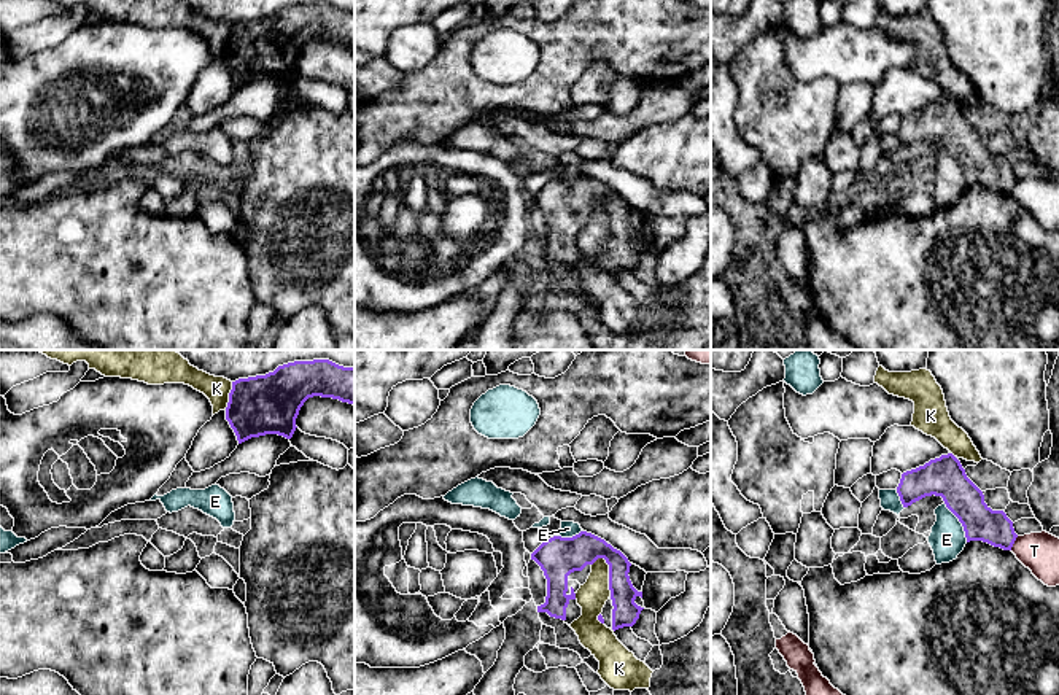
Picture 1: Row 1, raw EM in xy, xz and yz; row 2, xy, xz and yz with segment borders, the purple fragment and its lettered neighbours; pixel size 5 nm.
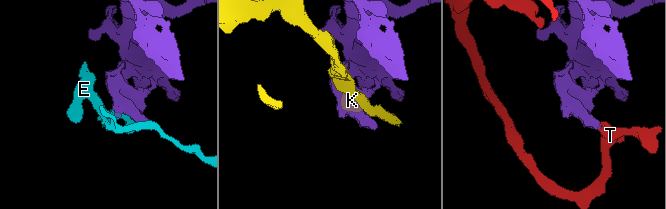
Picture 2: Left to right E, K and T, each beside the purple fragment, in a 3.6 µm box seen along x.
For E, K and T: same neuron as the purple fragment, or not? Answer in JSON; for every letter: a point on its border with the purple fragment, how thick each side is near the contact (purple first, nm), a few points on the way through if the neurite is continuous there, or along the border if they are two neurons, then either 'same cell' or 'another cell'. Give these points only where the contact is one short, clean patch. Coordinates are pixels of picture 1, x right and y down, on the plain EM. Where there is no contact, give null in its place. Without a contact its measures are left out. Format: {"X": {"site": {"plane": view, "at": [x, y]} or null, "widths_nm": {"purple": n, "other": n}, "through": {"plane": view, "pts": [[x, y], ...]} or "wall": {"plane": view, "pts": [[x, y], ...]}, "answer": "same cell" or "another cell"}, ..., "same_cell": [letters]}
{"E": {"site": {"plane": "yz", "at": [959, 164]}, "widths_nm": {"purple": 200, "other": 180}, "wall": {"plane": "yz", "pts": [[945, 147], [961, 167], [967, 185]]}, "answer": "another cell"}, "K": {"site": {"plane": "xz", "at": [609, 218]}, "widths_nm": {"purple": 190, "other": 150}, "answer": "another cell"}, "T": {"site": {"plane": "yz", "at": [1013, 186]}, "widths_nm": {"purple": 180, "other": 200}, "wall": {"plane": "yz", "pts": [[1018, 180], [1010, 193]]}, "answer": "another cell"}, "same_cell": []}

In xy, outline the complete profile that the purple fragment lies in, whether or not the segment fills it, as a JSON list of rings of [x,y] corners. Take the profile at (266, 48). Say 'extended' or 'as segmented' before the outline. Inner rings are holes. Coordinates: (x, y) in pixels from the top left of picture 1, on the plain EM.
as segmented; [[[329,3],[294,5],[273,16],[232,25],[226,64],[239,87],[266,78],[291,83],[308,41],[332,41],[355,49],[355,11]]]

